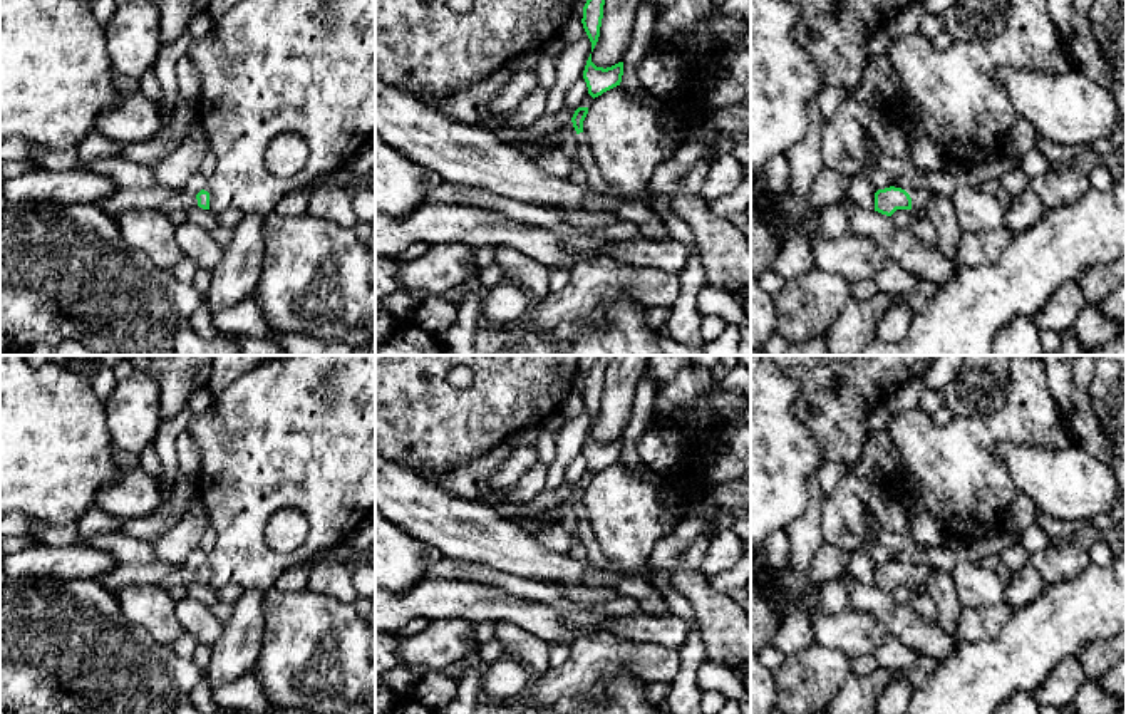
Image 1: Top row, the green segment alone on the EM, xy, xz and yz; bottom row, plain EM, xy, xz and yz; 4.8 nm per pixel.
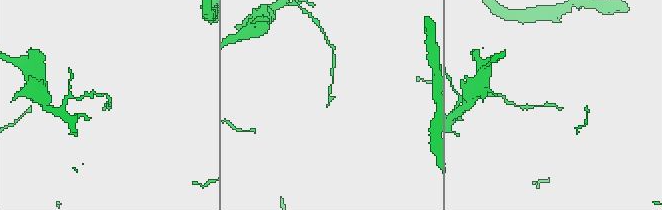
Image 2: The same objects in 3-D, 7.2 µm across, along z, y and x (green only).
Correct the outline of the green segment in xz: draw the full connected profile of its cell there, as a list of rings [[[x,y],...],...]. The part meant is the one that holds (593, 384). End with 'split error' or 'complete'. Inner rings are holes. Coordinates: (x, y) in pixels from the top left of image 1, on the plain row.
[[[602,355],[597,364],[591,367],[590,374],[586,375],[583,382],[583,404],[591,417],[591,427],[598,417],[600,412],[600,402],[603,394],[603,380],[605,380],[605,370],[608,364],[612,362],[613,355]]]; complete

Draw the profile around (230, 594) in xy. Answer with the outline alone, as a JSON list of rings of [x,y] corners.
[[[231,583],[231,585],[214,588],[214,593],[216,593],[218,602],[235,605],[241,598],[245,590],[246,588]]]

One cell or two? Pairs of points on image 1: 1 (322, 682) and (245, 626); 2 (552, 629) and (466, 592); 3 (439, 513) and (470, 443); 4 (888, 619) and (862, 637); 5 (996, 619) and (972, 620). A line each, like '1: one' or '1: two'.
1: two
2: one
3: two
4: two
5: one

